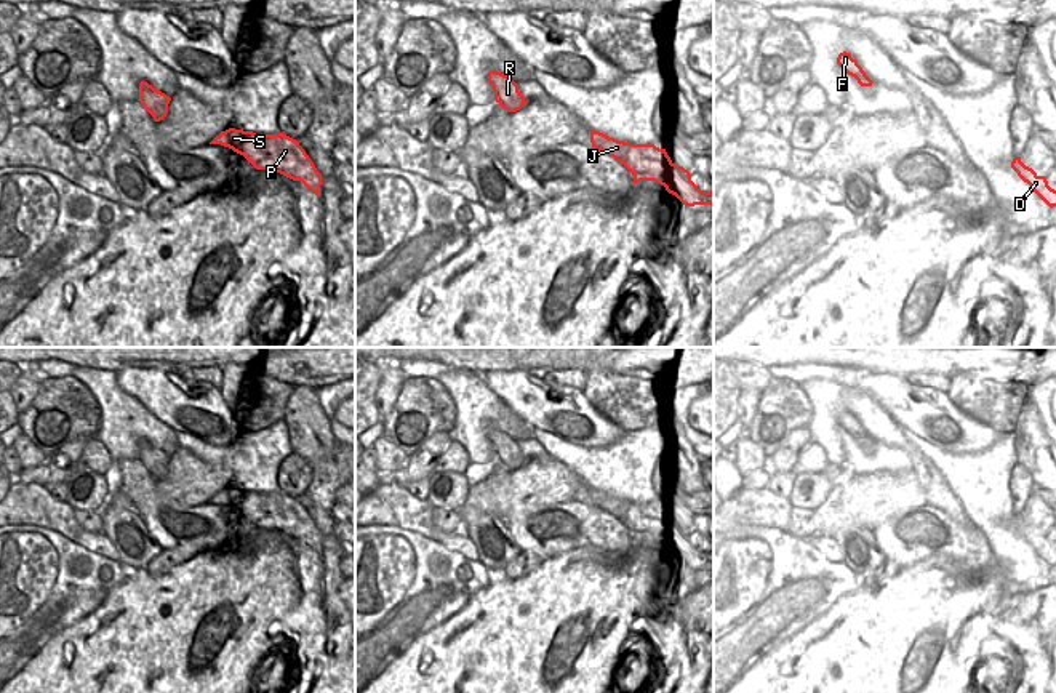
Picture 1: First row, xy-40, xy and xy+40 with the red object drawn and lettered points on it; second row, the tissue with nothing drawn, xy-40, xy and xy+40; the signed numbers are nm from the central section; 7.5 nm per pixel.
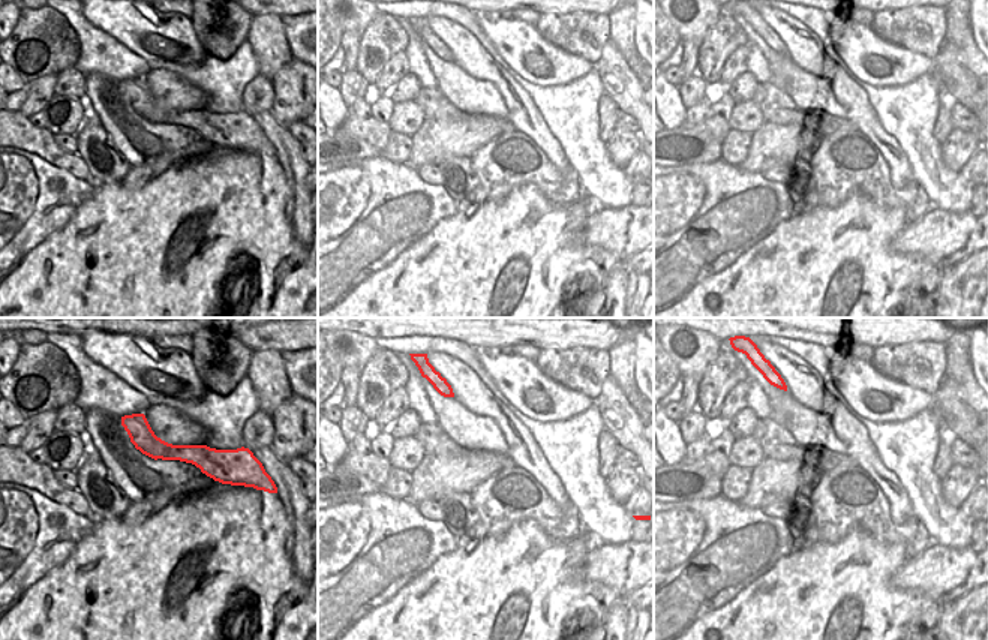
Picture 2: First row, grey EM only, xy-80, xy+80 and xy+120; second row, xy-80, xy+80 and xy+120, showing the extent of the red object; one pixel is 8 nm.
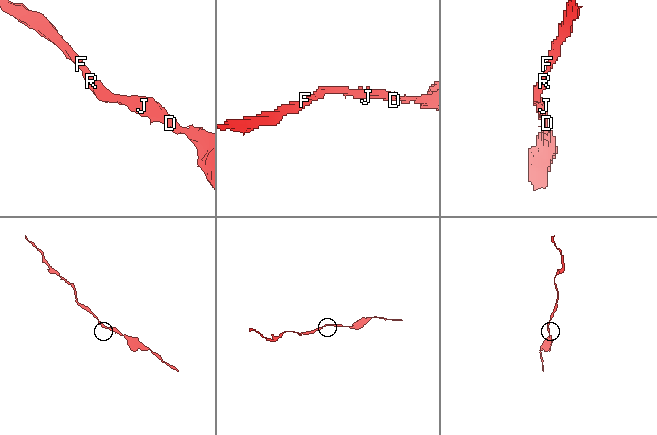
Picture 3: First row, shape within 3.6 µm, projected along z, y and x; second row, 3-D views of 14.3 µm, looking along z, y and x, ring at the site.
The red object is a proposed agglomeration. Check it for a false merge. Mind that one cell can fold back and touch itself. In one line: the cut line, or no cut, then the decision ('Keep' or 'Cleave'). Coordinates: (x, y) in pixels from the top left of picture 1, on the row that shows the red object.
No split. Keep.

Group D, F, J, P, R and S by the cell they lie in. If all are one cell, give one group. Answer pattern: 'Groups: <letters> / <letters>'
Groups: D F J P R S.

